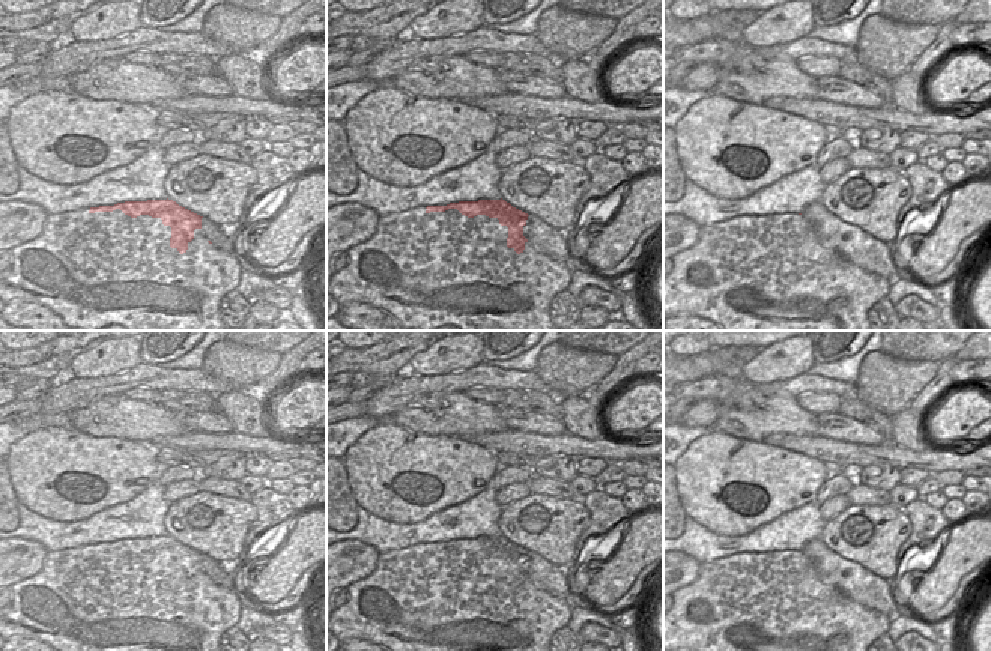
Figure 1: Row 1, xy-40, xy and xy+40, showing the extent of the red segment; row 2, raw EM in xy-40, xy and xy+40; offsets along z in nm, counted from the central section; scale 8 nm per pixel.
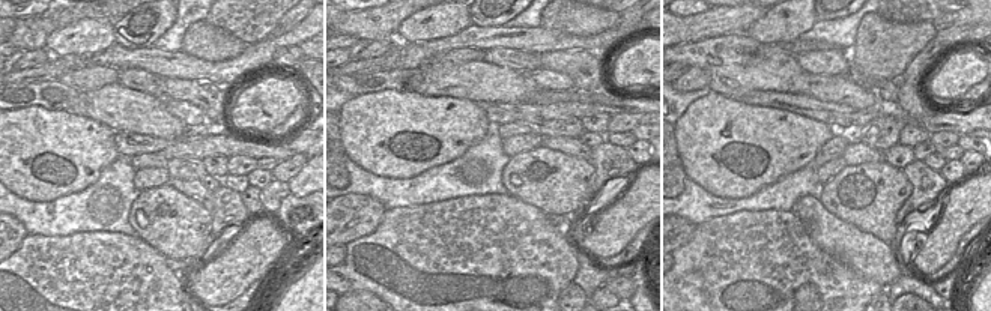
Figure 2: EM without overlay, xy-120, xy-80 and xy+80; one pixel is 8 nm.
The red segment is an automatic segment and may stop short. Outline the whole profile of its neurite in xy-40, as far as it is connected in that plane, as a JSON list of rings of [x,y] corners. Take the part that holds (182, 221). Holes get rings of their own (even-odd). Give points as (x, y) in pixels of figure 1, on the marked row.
[[[197,155],[171,165],[164,180],[167,200],[125,201],[90,207],[89,213],[120,209],[131,218],[161,218],[171,227],[170,247],[183,254],[203,218],[230,230],[241,224],[250,213],[247,197],[254,183],[256,170],[250,164]]]

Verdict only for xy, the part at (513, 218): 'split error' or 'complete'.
split error

